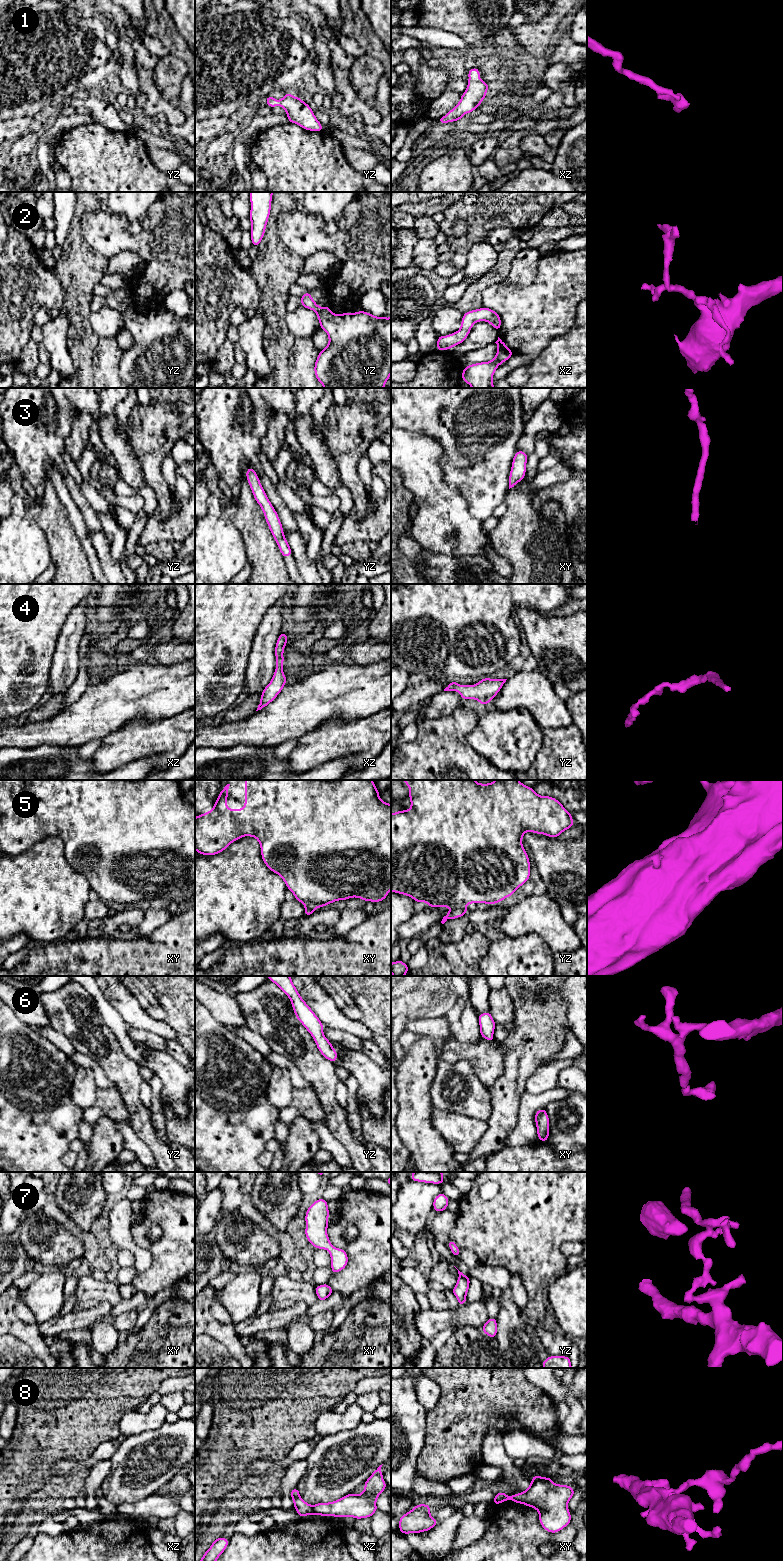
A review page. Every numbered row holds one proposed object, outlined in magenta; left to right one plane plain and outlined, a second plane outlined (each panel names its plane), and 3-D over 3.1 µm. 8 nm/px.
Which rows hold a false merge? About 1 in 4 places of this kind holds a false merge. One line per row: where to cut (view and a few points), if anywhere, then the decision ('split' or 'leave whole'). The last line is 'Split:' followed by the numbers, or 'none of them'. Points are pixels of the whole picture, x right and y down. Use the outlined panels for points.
1: no cut | leave whole
2: no cut | leave whole
3: no cut | leave whole
4: no cut | leave whole
5: yz (464, 905), (453, 907) | split
6: no cut | leave whole
7: no cut | leave whole
8: xz (312, 1506), (314, 1513) | split
Split: 5, 8

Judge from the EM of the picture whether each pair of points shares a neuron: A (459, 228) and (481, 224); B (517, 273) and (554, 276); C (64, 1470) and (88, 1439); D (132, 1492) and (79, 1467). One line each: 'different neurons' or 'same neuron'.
A: different neurons
B: different neurons
C: different neurons
D: different neurons

